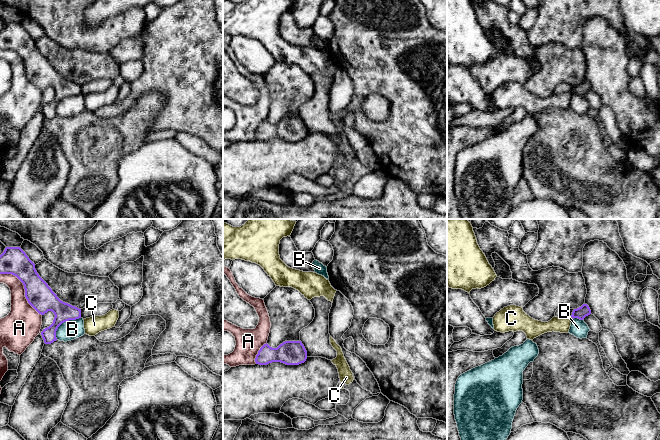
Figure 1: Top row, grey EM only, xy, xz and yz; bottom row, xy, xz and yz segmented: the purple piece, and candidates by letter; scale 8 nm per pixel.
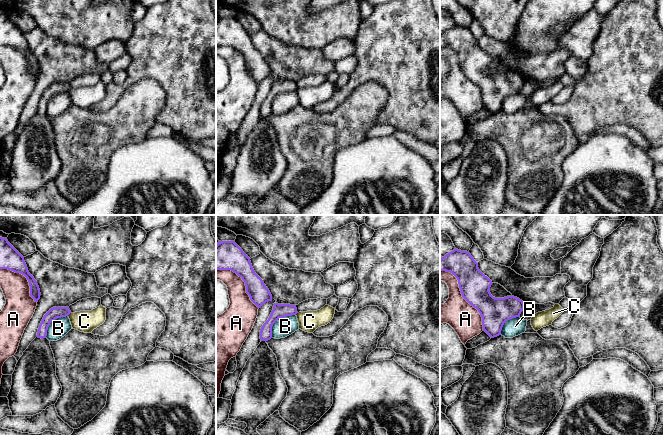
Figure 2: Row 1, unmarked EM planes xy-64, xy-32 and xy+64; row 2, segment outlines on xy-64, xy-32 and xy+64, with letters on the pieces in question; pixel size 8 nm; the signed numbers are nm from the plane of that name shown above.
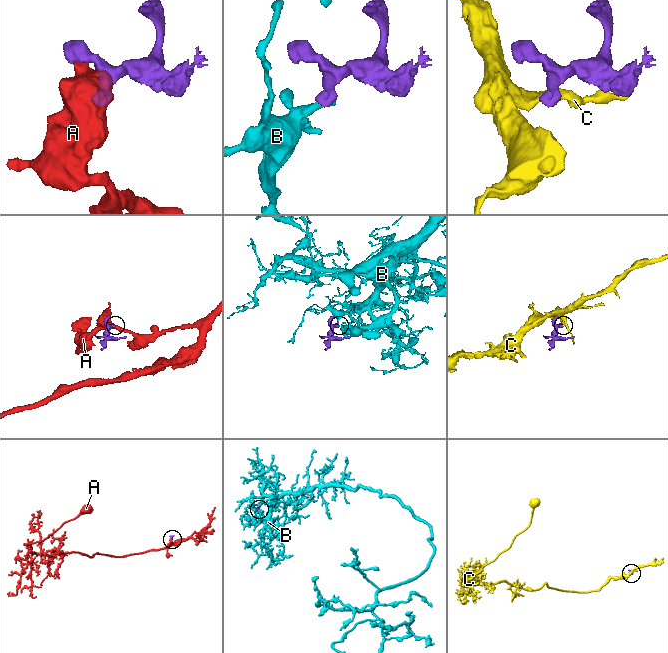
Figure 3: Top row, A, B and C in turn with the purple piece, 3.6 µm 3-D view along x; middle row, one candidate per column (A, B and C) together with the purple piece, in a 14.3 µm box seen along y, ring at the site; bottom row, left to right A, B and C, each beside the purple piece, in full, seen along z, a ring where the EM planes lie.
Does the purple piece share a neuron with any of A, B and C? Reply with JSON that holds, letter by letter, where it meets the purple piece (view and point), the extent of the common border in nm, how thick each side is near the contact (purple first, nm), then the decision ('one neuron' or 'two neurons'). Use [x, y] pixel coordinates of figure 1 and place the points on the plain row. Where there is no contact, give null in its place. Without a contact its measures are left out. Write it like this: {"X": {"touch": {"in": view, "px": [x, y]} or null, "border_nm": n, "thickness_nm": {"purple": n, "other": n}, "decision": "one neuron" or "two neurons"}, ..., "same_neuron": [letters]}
{"A": {"touch": {"in": "xy", "px": [24, 64]}, "border_nm": 480, "thickness_nm": {"purple": 220, "other": 240}, "decision": "two neurons"}, "B": {"touch": {"in": "xy", "px": [63, 98]}, "border_nm": 260, "thickness_nm": {"purple": 200, "other": 160}, "decision": "two neurons"}, "C": {"touch": {"in": "yz", "px": [572, 93]}, "border_nm": 40, "thickness_nm": {"purple": 90, "other": 130}, "decision": "two neurons"}, "same_neuron": []}

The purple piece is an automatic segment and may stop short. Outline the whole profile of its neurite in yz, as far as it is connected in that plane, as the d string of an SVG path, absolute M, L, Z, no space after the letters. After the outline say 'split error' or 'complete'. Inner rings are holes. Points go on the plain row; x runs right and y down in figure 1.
M583 80L581 83L574 85L572 88L571 93L578 94L580 96L583 96L586 92L591 90L591 86L587 80Z; complete

